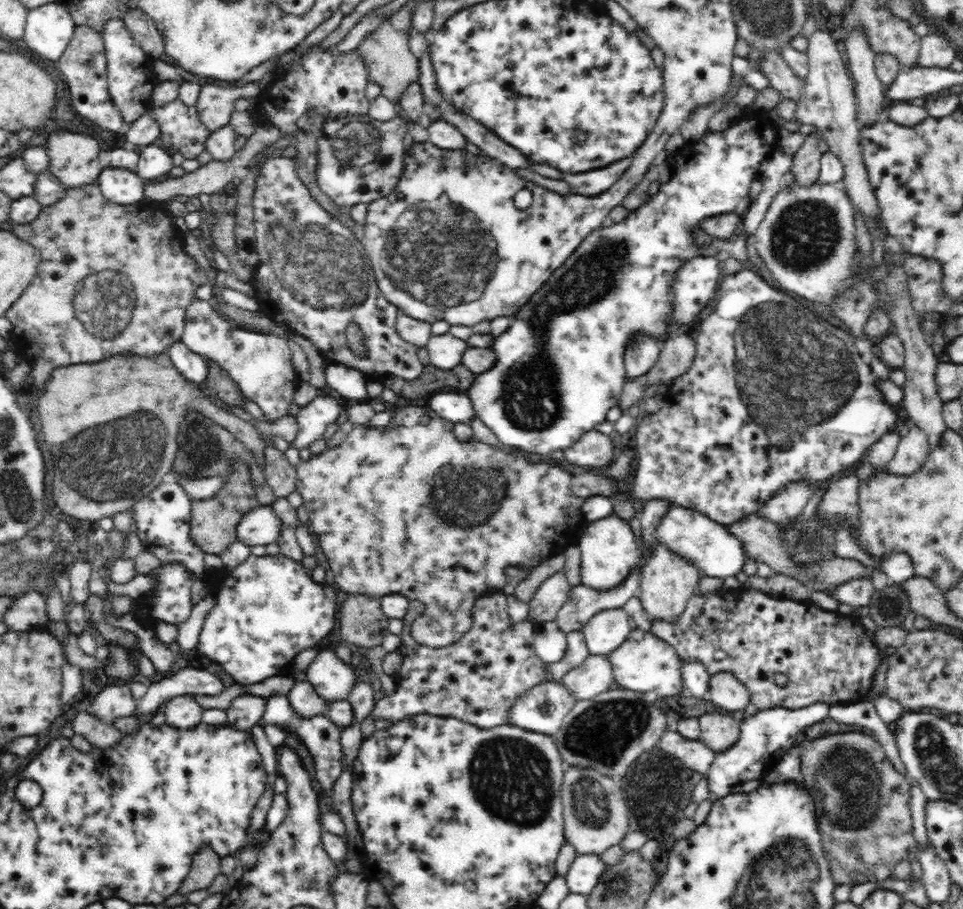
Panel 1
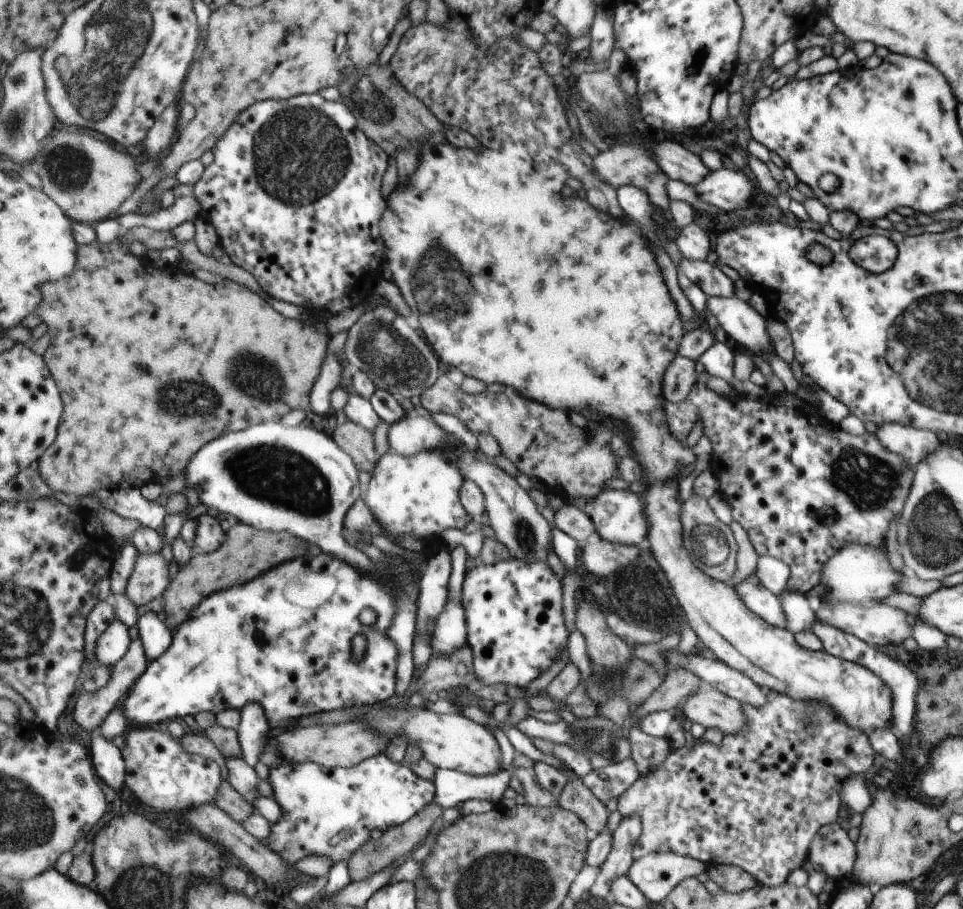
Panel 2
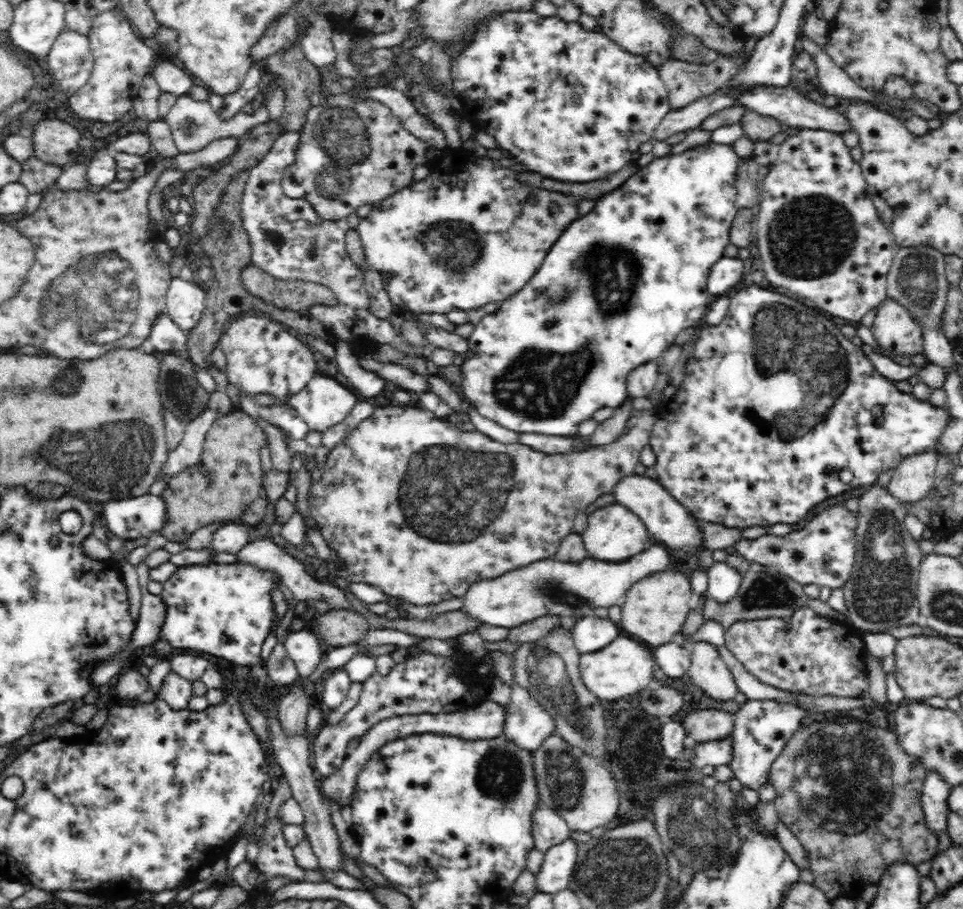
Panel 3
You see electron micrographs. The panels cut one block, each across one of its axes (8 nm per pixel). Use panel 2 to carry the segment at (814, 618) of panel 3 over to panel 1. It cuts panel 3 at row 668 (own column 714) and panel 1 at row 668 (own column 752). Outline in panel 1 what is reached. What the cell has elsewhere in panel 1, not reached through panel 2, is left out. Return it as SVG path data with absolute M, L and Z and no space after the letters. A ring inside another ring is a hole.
M746 588L722 589L706 596L694 596L674 622L654 621L650 631L674 647L681 660L700 662L711 675L716 672L736 675L746 685L750 701L758 709L782 707L794 710L816 704L818 700L829 705L836 705L836 700L840 700L840 705L849 705L858 701L858 690L860 701L866 700L874 672L884 657L859 618L828 612L811 602L777 599ZM778 673L786 676L785 686L774 682L774 675Z

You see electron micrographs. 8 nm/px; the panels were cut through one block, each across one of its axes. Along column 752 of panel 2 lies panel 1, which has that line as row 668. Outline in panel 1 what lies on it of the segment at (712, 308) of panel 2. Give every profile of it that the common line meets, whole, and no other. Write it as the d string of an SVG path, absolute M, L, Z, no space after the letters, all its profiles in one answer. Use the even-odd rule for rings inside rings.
M318 649L312 663L305 671L307 680L324 701L333 703L346 700L356 686L356 673L330 649Z

